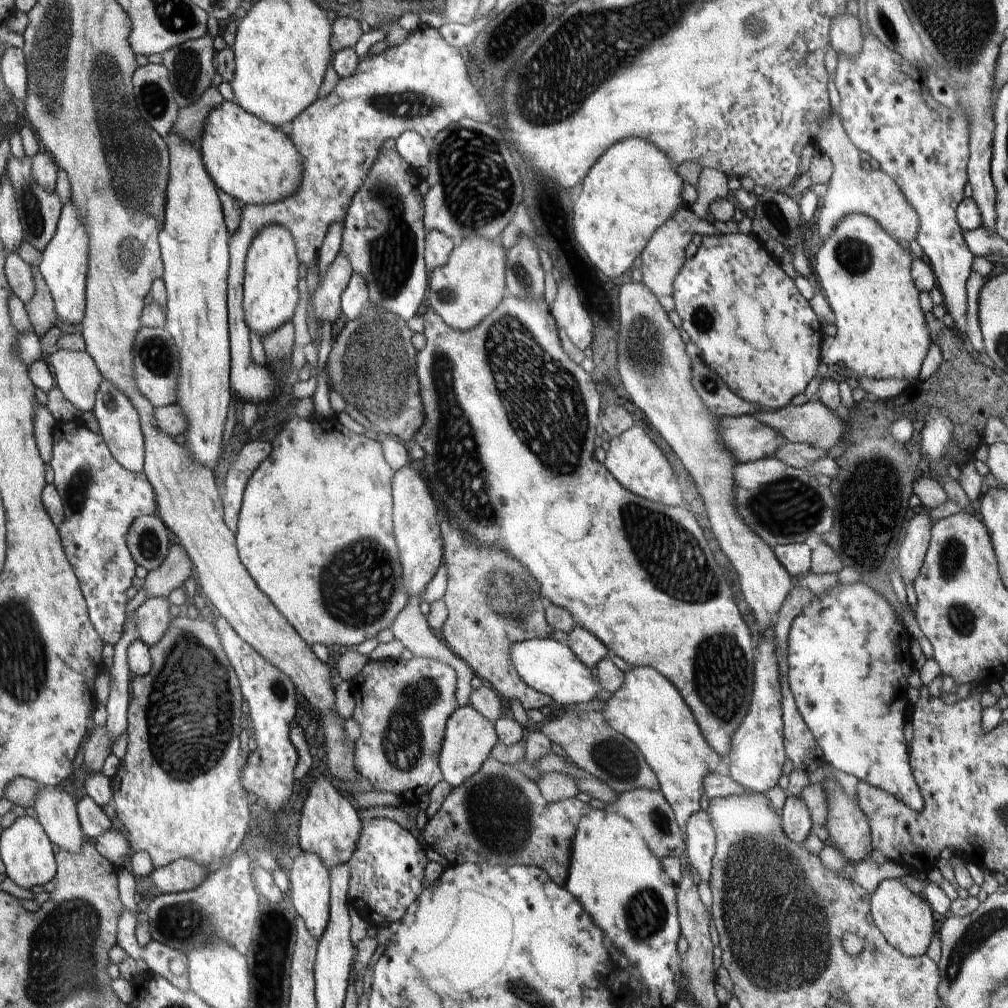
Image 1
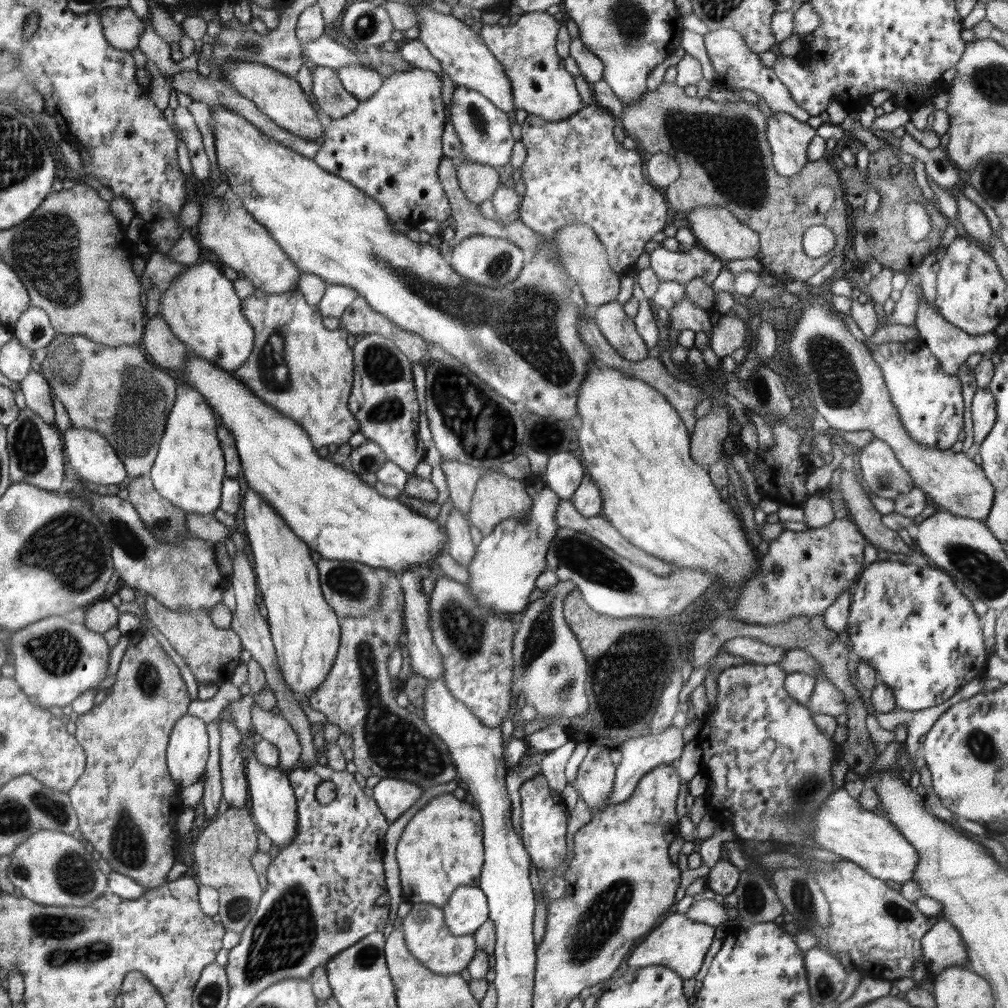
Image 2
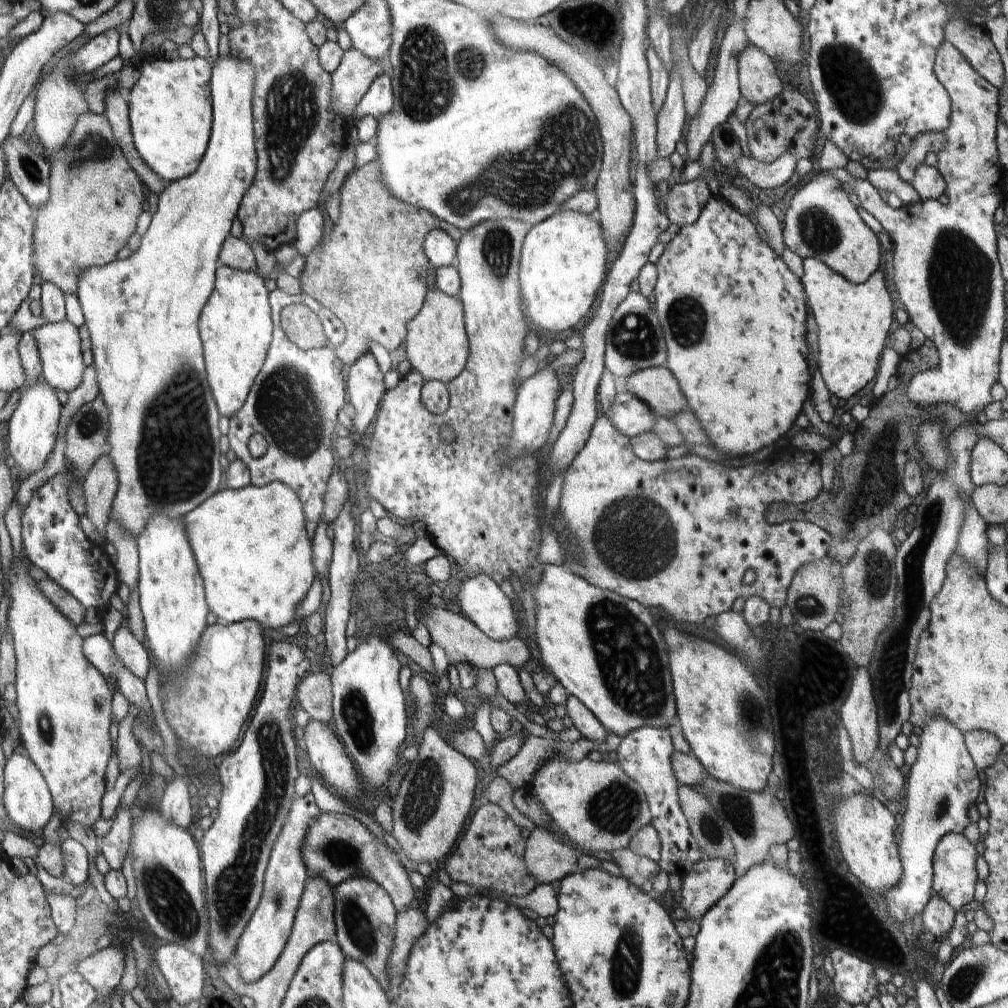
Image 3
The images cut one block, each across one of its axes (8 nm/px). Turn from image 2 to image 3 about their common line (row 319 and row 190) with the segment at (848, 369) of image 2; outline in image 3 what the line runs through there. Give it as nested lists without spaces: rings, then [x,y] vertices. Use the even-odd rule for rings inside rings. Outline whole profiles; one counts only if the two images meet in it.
[[[820,170],[813,173],[812,180],[800,188],[791,201],[791,206],[784,218],[783,242],[792,252],[803,260],[817,258],[833,272],[840,274],[853,284],[861,284],[870,279],[880,266],[881,243],[876,234],[862,221],[854,204],[849,200],[847,192],[839,188],[841,183],[831,175]]]

